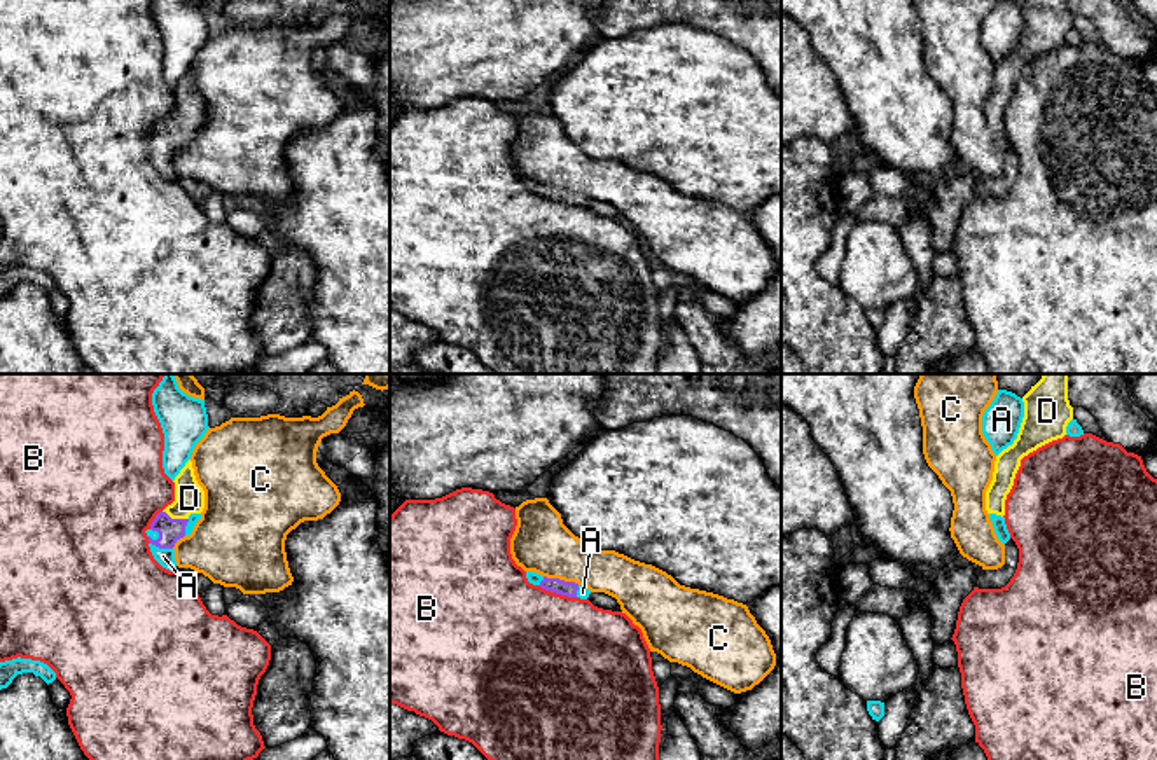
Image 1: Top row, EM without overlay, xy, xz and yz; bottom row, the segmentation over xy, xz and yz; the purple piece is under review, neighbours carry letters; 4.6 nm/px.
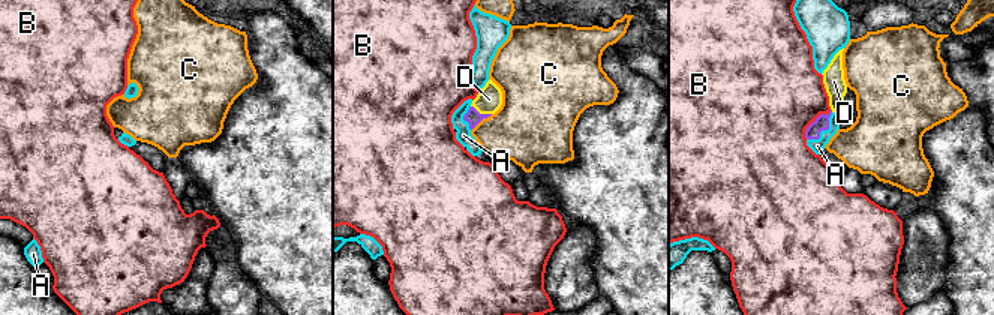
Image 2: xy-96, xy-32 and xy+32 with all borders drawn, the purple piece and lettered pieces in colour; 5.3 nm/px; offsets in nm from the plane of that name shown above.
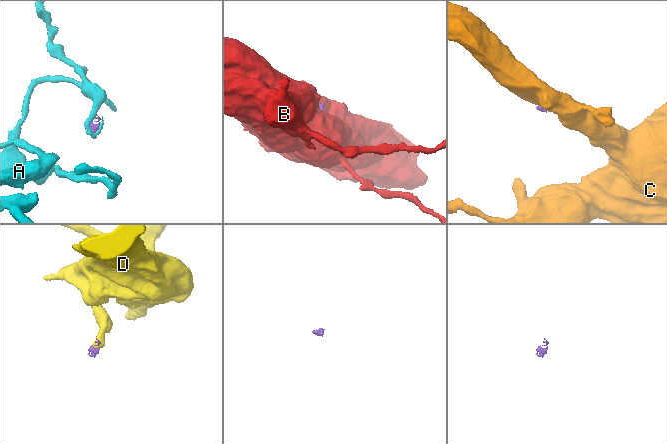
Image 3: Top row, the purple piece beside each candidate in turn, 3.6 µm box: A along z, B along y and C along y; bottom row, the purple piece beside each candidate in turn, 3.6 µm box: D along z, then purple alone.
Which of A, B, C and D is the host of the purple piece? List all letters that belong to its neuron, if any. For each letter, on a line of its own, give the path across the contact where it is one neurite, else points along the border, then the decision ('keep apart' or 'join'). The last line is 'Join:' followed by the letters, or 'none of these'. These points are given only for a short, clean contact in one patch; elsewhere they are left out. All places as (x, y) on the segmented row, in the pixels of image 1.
A: border xy (151, 528), (158, 533), (151, 542), (172, 549); keep apart
B: border xz (539, 586), (575, 598); keep apart
C: border xz (544, 575), (579, 584); keep apart
D: way xy (170, 530), (175, 519), (189, 498); join
Join: D

